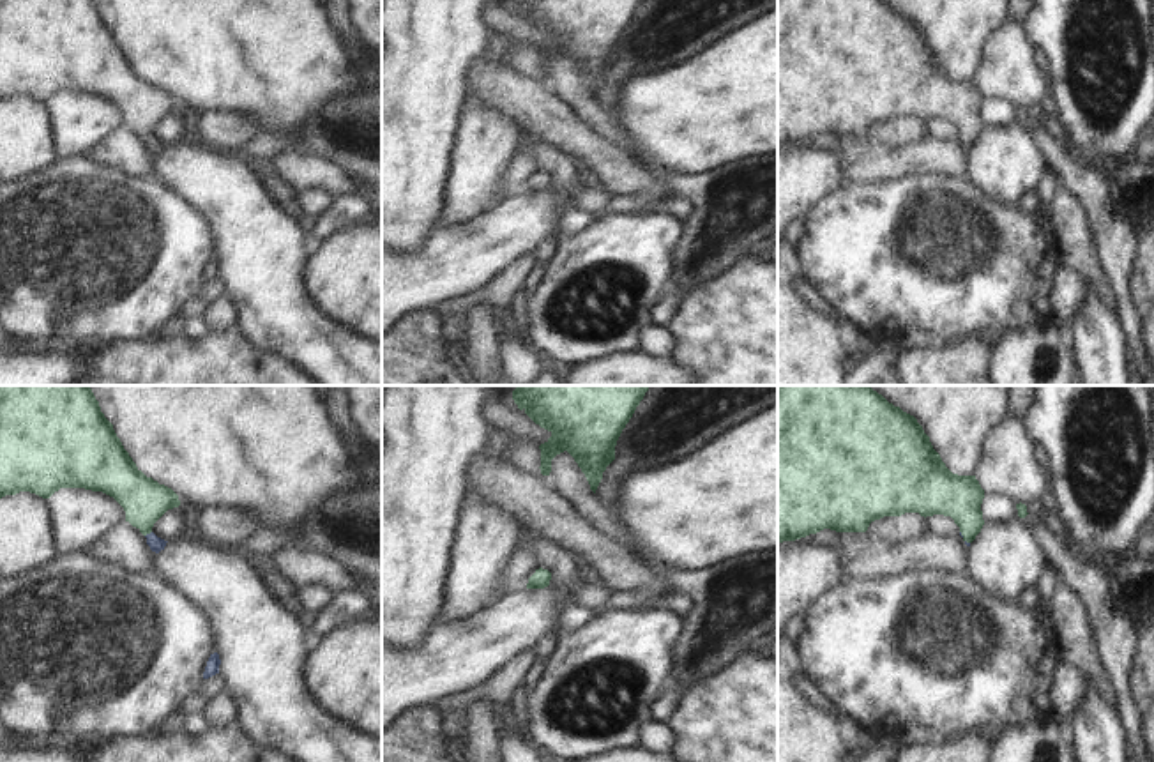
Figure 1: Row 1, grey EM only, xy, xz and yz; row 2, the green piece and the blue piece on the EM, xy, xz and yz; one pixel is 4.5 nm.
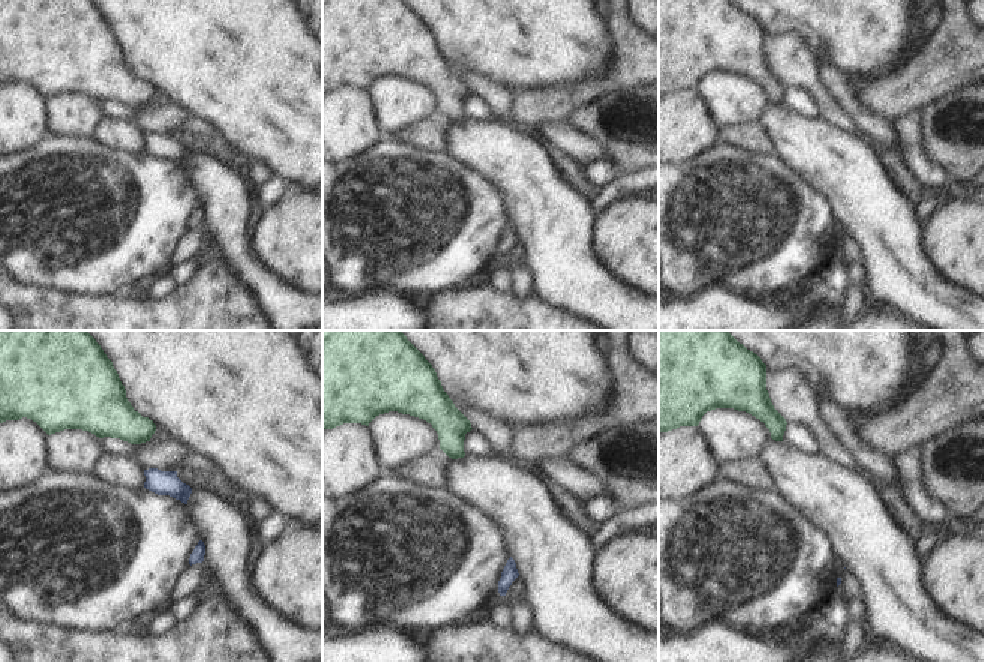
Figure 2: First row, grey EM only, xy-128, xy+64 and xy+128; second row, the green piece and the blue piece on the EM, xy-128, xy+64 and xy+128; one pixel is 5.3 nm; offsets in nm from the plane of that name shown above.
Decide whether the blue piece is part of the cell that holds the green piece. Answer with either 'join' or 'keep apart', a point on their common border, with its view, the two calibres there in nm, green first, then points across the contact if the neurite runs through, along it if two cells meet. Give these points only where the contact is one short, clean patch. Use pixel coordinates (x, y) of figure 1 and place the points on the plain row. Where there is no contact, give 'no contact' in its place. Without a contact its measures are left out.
join; meets green in xy at (147, 137); 200 nm thick on the green side, 70 nm on the other; runs through xy (145, 105), (147, 137), (156, 147)

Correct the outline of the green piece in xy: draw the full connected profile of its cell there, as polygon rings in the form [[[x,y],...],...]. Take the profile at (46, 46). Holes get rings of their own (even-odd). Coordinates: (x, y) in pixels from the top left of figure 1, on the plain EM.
[[[0,0],[0,103],[30,95],[49,103],[60,92],[85,92],[113,101],[125,115],[152,156],[164,154],[164,143],[152,136],[154,127],[180,110],[178,99],[147,81],[101,16],[95,0]]]

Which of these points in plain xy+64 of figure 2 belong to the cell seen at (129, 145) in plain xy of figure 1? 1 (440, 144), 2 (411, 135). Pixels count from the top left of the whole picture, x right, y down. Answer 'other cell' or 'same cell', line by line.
1: same cell
2: same cell

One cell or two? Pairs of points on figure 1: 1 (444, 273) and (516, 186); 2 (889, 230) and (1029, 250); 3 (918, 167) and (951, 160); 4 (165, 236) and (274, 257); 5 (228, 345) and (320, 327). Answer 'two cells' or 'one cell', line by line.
1: two cells
2: one cell
3: one cell
4: two cells
5: two cells

